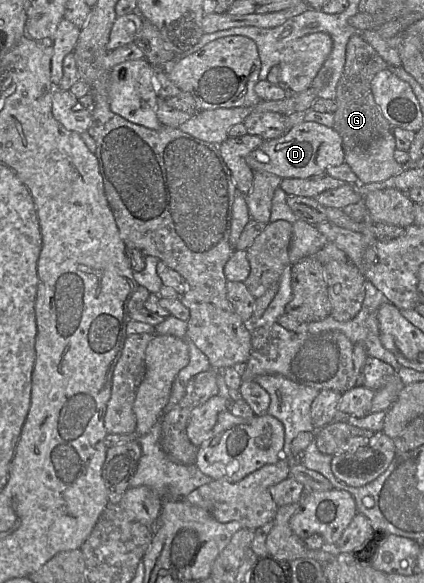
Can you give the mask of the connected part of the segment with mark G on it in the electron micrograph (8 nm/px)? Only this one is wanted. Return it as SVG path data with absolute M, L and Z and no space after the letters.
M359 32L353 34L346 46L345 64L343 73L336 87L336 110L333 129L342 138L344 149L361 148L376 138L392 131L392 126L384 118L377 106L372 91L371 82L374 76L389 65L378 55Z

